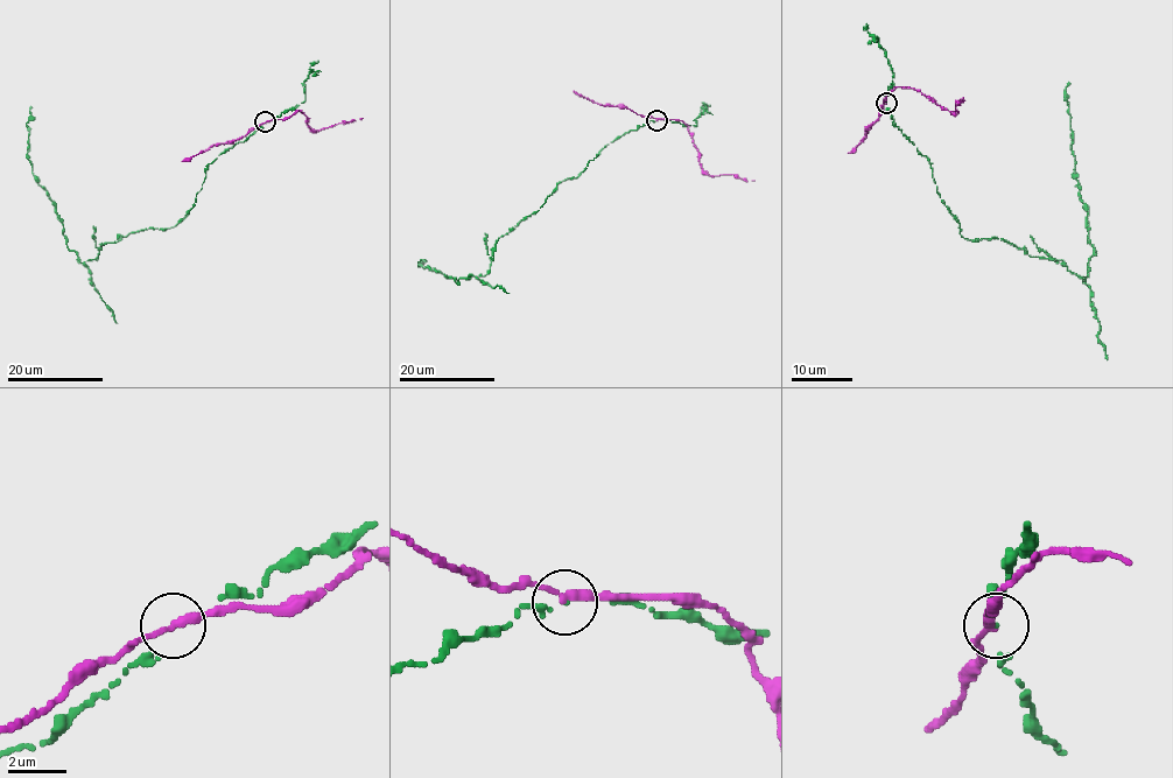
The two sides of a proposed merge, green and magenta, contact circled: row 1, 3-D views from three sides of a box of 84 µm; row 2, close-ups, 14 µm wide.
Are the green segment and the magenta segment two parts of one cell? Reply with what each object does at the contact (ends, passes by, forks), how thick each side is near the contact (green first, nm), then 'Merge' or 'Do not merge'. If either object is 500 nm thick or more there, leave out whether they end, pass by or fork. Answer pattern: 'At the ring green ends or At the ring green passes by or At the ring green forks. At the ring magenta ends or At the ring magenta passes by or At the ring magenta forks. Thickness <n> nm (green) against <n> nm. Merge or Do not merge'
At the ring green ends. At the ring magenta passes by. Thickness 70 nm (green) against 280 nm. Do not merge

